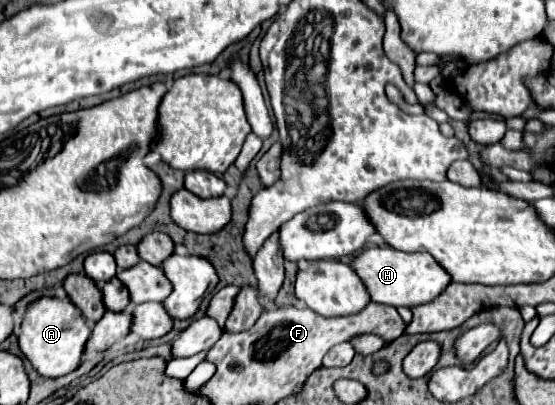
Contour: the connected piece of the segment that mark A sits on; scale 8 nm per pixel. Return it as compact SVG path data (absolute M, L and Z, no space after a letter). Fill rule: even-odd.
M40 297L32 301L24 313L18 345L40 375L62 377L80 365L80 355L88 337L90 327L86 325L86 321L82 321L82 313L76 305L72 305L72 301L56 297Z

